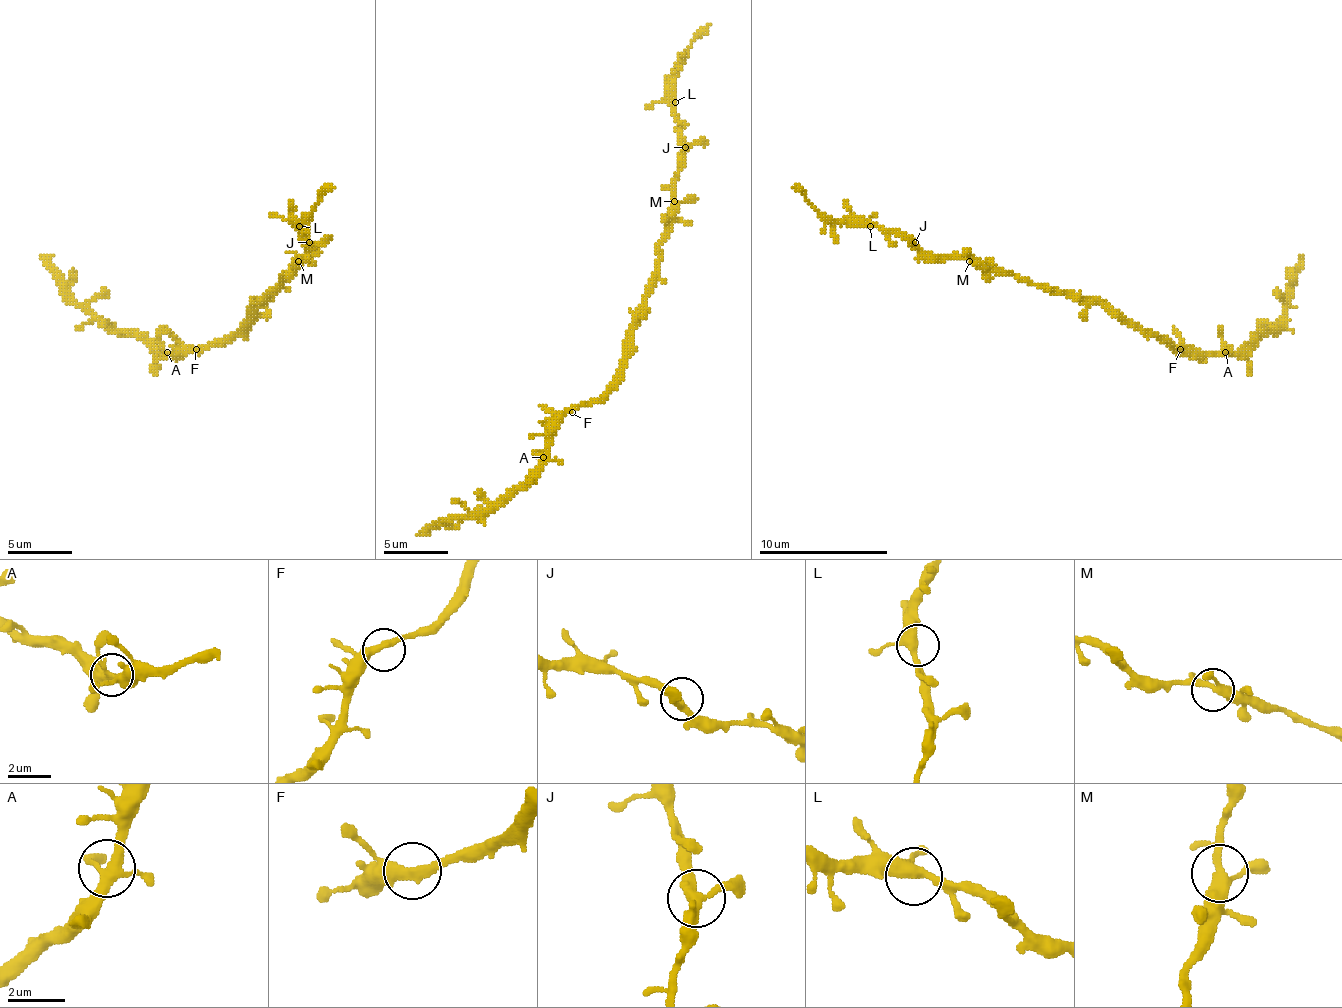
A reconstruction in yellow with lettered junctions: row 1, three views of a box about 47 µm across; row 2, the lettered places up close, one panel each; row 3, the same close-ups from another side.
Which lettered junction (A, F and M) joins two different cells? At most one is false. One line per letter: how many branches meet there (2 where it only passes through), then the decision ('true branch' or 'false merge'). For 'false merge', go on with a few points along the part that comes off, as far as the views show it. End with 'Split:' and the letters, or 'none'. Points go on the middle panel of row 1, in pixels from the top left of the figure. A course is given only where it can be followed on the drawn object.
A: branches 4; true branch
F: branches 3; true branch
M: branches 3; true branch
Split: none

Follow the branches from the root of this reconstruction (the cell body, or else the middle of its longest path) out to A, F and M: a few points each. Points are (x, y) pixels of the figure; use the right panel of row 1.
A: (1102, 307), (1119, 310), (1144, 330), (1157, 333), (1177, 349), (1225, 352)
F: (1102, 307), (1119, 310), (1128, 320), (1157, 333), (1170, 346), (1180, 349)
M: (1102, 307), (1018, 281), (1002, 271), (986, 271), (970, 262)

